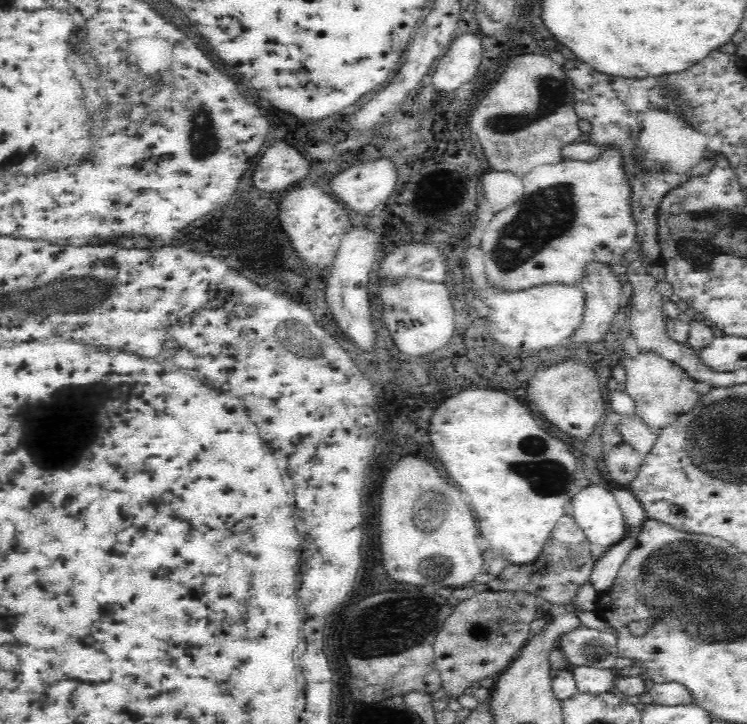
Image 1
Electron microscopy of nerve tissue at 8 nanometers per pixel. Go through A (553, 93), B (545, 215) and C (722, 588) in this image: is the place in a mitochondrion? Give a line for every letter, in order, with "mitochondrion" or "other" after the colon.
A: mitochondrion
B: mitochondrion
C: mitochondrion

